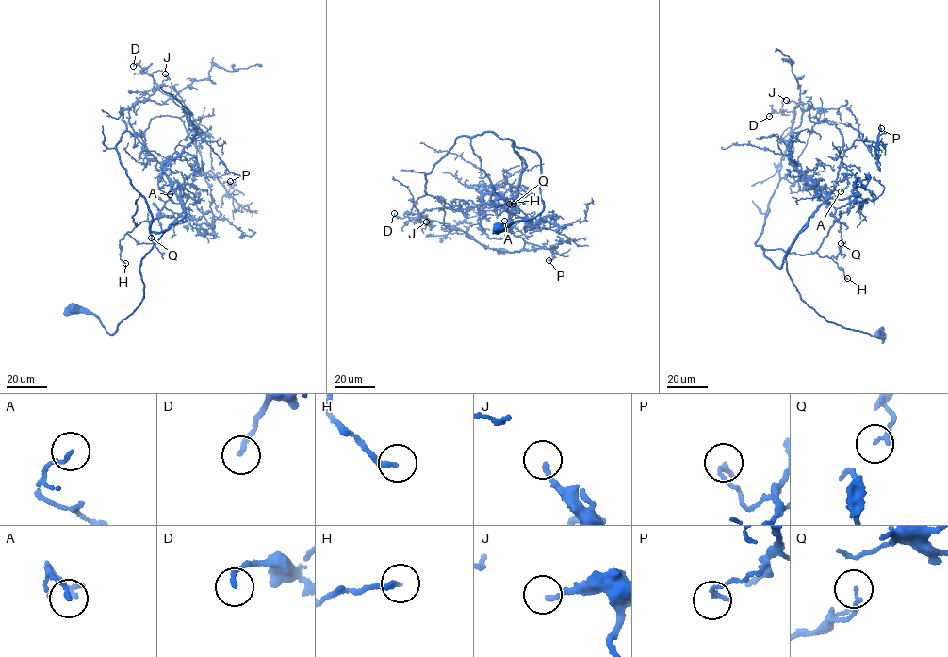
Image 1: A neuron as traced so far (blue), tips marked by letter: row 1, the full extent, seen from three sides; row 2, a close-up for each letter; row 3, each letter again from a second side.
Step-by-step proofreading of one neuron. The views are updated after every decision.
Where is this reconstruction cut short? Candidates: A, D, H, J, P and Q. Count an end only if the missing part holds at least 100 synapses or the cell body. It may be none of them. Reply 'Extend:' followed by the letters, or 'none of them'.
Extend: none of them

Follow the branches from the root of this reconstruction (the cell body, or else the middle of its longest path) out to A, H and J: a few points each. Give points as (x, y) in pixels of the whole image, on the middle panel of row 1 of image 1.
A: (498, 230), (533, 218), (543, 208), (541, 158), (514, 147), (513, 140), (522, 172), (507, 230), (504, 221)
H: (498, 230), (543, 210), (541, 158), (491, 132), (474, 136), (471, 148), (493, 185), (491, 204), (509, 204)
J: (498, 230), (543, 210), (541, 158), (489, 132), (458, 137), (424, 175), (414, 205), (426, 221)

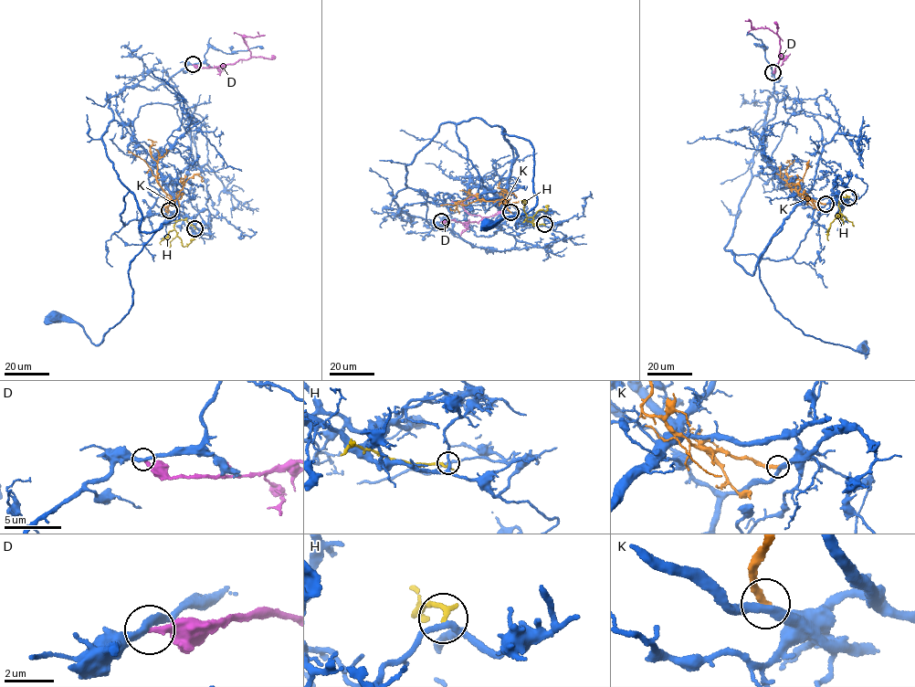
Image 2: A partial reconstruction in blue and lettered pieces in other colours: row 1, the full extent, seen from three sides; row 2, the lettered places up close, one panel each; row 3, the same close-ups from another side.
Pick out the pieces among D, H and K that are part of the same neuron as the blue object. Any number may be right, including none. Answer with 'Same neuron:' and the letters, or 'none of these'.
Same neuron: none of these

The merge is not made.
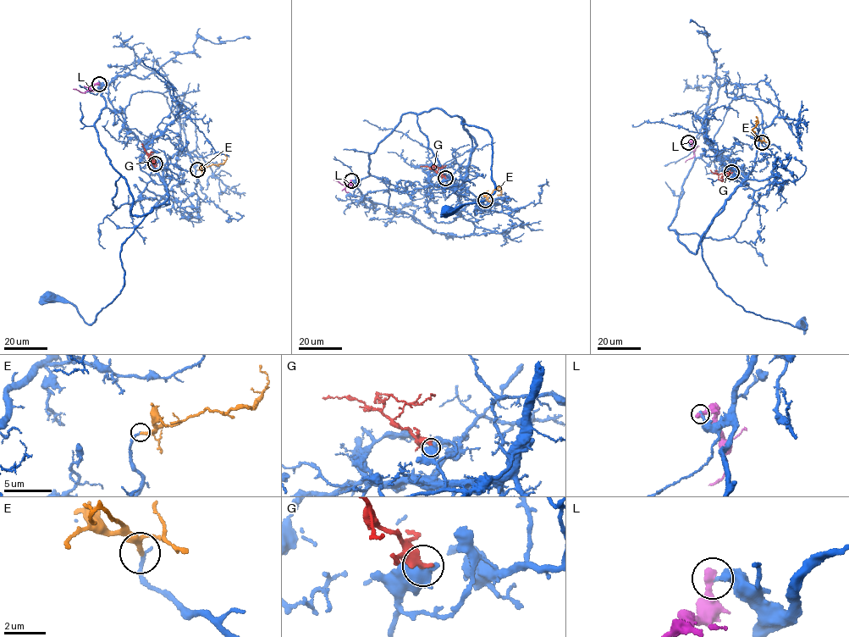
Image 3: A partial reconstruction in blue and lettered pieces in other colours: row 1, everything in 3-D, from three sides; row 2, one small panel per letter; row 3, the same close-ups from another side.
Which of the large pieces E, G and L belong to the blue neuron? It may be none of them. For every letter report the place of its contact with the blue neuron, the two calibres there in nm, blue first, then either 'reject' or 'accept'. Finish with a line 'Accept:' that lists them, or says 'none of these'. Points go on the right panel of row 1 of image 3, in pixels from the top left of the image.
E: meets blue at (762, 142); 180 nm thick on the blue side, 220 nm on the other; accept
G: meets blue at (731, 172); 750 nm thick on the blue side, 320 nm on the other; reject
L: meets blue at (688, 142); 190 nm thick on the blue side, 440 nm on the other; reject
Accept: E

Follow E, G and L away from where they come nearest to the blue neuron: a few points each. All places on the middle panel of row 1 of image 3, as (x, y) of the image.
E: (485, 200), (493, 191), (500, 187), (500, 195), (497, 195)
G: (444, 177), (434, 169), (420, 166)
L: (350, 180), (345, 185), (333, 180)

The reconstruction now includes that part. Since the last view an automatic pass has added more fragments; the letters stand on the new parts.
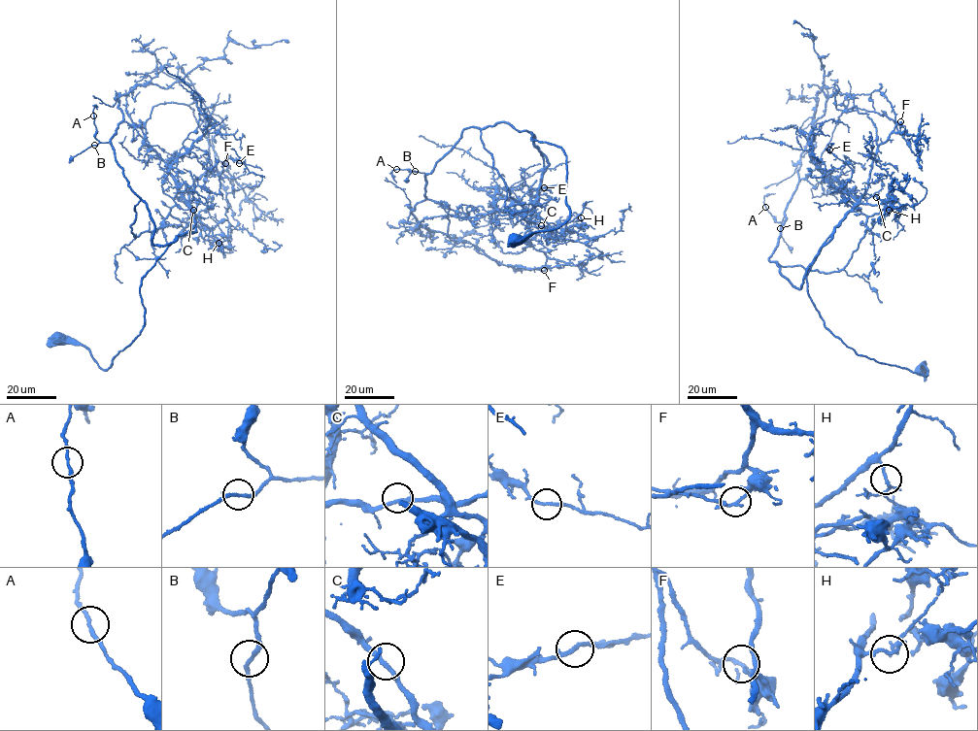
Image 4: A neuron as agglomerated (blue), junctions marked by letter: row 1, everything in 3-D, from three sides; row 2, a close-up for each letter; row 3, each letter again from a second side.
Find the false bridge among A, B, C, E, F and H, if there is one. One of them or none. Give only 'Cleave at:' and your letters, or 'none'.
Cleave at: H

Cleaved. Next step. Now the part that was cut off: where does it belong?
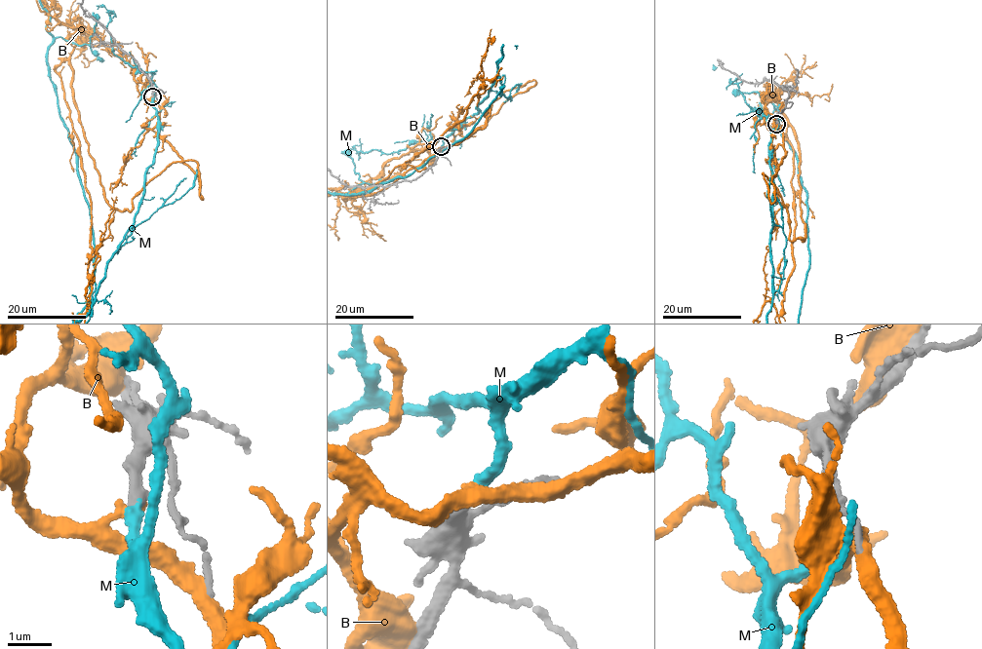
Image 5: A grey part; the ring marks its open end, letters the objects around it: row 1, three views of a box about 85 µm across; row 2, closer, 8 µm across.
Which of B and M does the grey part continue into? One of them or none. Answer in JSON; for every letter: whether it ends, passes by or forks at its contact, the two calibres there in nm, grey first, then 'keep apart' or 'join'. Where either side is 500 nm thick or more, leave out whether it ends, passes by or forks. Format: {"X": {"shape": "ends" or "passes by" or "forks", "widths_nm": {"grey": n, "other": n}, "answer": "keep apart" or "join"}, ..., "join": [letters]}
{"B": {"shape": "ends", "widths_nm": {"grey": 320, "other": 200}, "answer": "keep apart"}, "M": {"shape": "ends", "widths_nm": {"grey": 320, "other": 260}, "answer": "join"}, "join": ["M"]}

